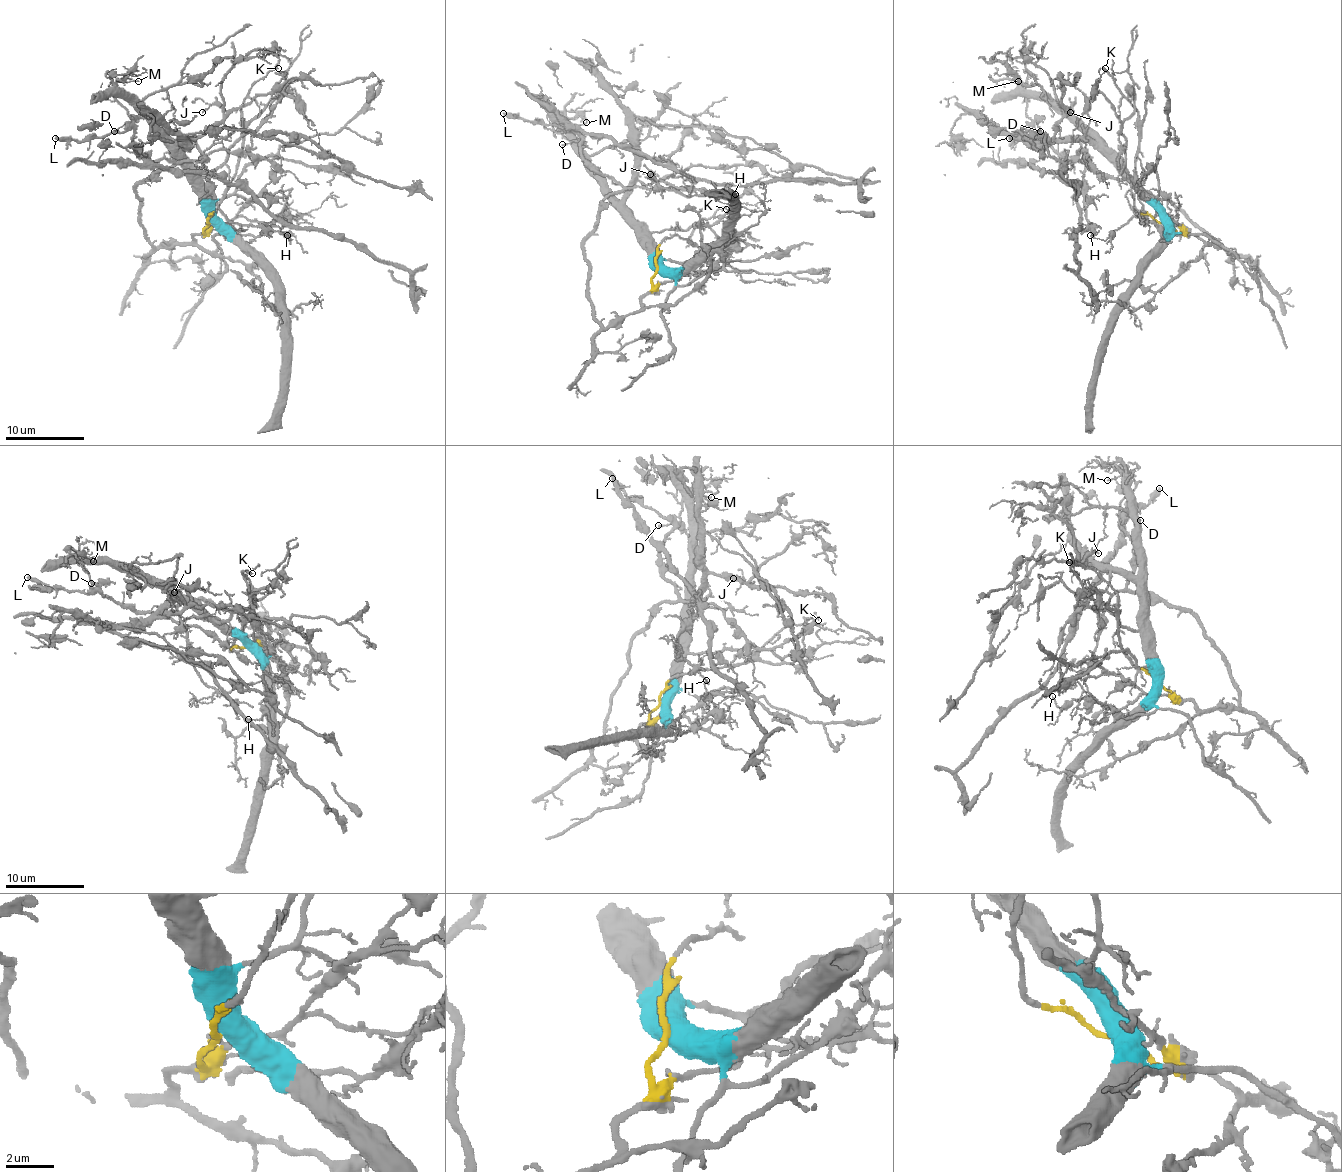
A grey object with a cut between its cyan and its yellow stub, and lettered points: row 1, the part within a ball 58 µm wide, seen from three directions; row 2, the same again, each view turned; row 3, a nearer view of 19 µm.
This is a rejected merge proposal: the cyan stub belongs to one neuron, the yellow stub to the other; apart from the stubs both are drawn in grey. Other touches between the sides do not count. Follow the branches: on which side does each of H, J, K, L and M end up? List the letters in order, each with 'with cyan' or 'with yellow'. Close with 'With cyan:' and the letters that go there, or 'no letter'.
H: with cyan
J: with cyan
K: with yellow
L: with yellow
M: with cyan
With cyan: H, J, M

